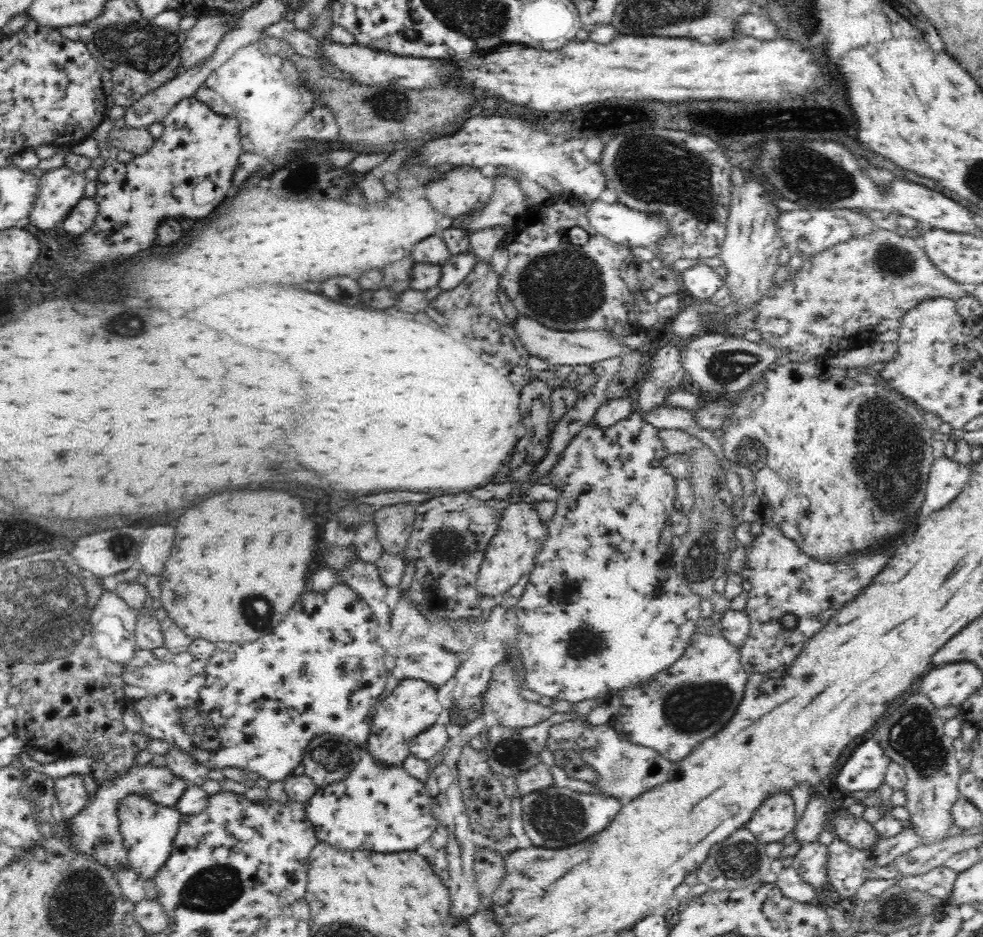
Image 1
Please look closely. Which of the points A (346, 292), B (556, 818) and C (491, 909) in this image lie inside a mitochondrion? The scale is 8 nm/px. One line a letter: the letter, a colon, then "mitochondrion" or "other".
A: mitochondrion
B: mitochondrion
C: other

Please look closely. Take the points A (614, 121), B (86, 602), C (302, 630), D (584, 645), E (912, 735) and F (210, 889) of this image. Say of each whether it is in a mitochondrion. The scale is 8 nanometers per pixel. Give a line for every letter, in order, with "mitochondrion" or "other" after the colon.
A: other
B: mitochondrion
C: other
D: mitochondrion
E: mitochondrion
F: mitochondrion

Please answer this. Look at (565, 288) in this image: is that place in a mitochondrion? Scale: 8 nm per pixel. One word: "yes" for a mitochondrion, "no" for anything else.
yes

